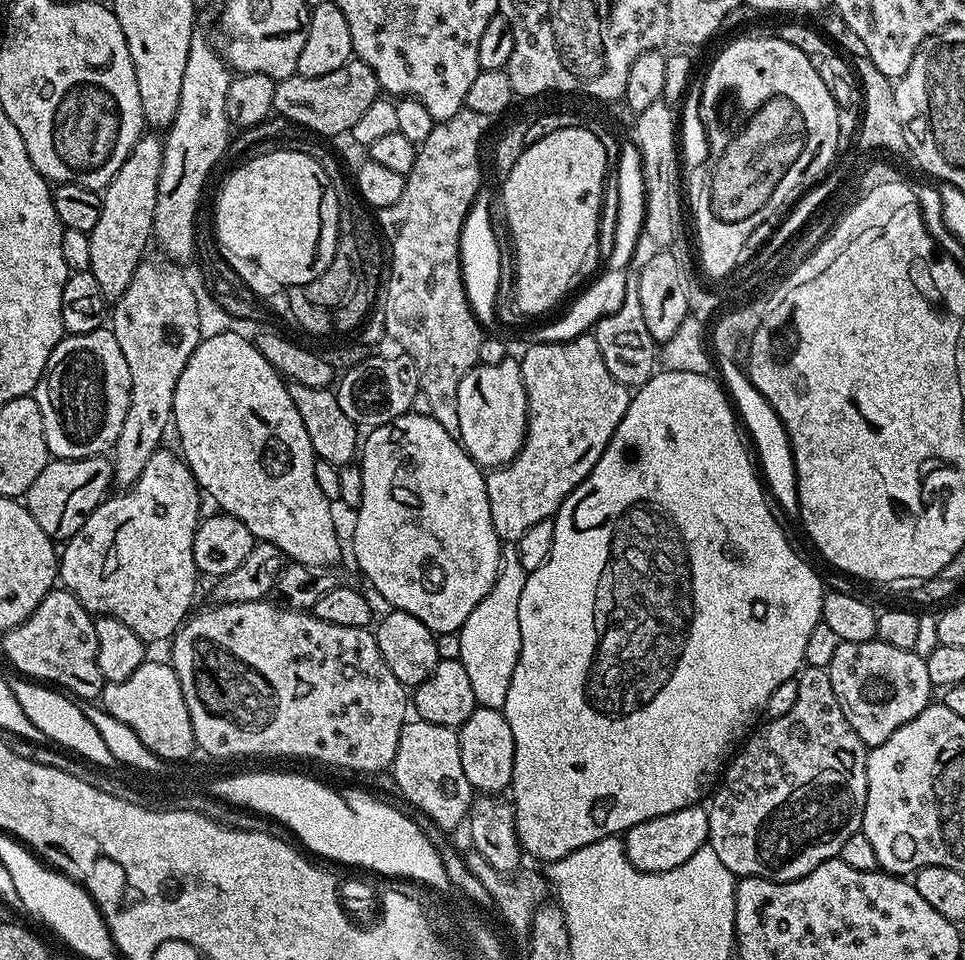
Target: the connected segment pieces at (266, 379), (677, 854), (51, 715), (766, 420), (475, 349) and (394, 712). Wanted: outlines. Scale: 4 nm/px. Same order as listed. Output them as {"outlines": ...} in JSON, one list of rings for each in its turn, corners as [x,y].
{"outlines":[[[[216,332],[213,336],[205,335],[200,345],[190,354],[190,362],[186,362],[186,370],[182,370],[182,378],[178,378],[178,386],[174,390],[174,406],[172,407],[172,424],[174,425],[174,436],[180,439],[179,455],[182,457],[192,476],[205,493],[212,495],[212,500],[219,511],[227,512],[228,515],[238,518],[250,530],[261,544],[273,544],[284,553],[289,561],[304,564],[306,567],[330,568],[339,565],[340,560],[340,536],[336,533],[336,520],[332,517],[333,501],[322,494],[322,486],[318,486],[316,477],[317,454],[311,446],[310,437],[306,434],[305,423],[298,414],[298,407],[290,398],[288,384],[283,376],[276,371],[270,362],[258,350],[258,346],[251,340],[247,340],[240,332]]],[[[693,806],[674,810],[674,814],[662,814],[623,833],[622,843],[626,858],[643,872],[665,872],[682,866],[686,858],[694,858],[700,848],[708,844],[708,810],[704,806]]],[[[28,678],[16,679],[20,680],[11,681],[14,698],[18,698],[18,706],[22,706],[22,714],[26,714],[26,718],[30,718],[30,722],[34,722],[38,730],[42,730],[45,741],[75,754],[97,769],[112,770],[117,767],[114,754],[110,754],[106,742],[102,742],[102,734],[94,730],[94,725],[87,720],[86,714],[82,714],[80,704],[71,695]]],[[[724,352],[720,356],[717,355],[716,362],[718,370],[720,368],[722,372],[720,376],[723,385],[750,440],[752,436],[753,441],[751,440],[751,443],[755,453],[756,450],[758,452],[756,458],[771,499],[777,504],[778,508],[780,506],[792,518],[797,517],[799,515],[799,504],[797,502],[796,467],[793,462],[792,444],[789,442],[781,419],[778,418],[773,407],[766,402],[765,396],[750,382],[745,369],[741,365],[738,366],[730,353]]],[[[466,107],[461,108],[458,114],[454,114],[454,118],[436,122],[433,129],[430,130],[429,137],[417,147],[414,166],[404,177],[402,198],[398,198],[398,202],[394,202],[394,206],[386,206],[379,209],[378,212],[378,228],[386,241],[387,251],[390,253],[390,268],[392,264],[392,273],[389,276],[387,273],[386,276],[388,297],[385,298],[384,305],[382,305],[382,311],[386,318],[386,330],[388,331],[387,339],[389,341],[397,340],[404,347],[401,348],[403,355],[412,359],[416,372],[420,376],[420,392],[426,394],[426,398],[430,401],[430,416],[436,419],[438,426],[442,426],[442,430],[446,430],[446,434],[455,437],[459,437],[460,434],[460,427],[458,426],[458,386],[462,386],[464,375],[480,363],[480,347],[486,339],[485,333],[467,302],[466,290],[463,286],[463,272],[460,269],[460,232],[463,229],[463,222],[467,218],[468,211],[471,210],[472,203],[475,201],[475,196],[482,189],[482,183],[480,183],[480,143],[484,140],[484,131],[487,130],[488,124],[490,124],[490,118],[486,114],[478,114]]],[[[255,600],[237,604],[216,604],[205,612],[197,611],[189,615],[170,641],[172,647],[170,663],[178,674],[182,698],[186,698],[186,710],[190,710],[190,726],[194,726],[197,749],[204,754],[209,749],[216,753],[297,752],[301,755],[319,756],[319,761],[329,769],[349,768],[352,772],[364,774],[391,769],[398,750],[398,738],[410,716],[410,696],[406,686],[398,682],[390,666],[386,666],[386,658],[382,658],[382,650],[378,650],[375,631],[354,626],[334,626],[334,622],[322,622],[313,616],[311,611],[296,611],[276,602],[268,603],[264,600]]]]}

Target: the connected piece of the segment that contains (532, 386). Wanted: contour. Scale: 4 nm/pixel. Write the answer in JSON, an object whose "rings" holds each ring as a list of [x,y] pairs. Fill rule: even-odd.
{"rings":[[[583,334],[574,337],[572,340],[557,343],[532,342],[530,344],[529,348],[524,352],[524,357],[519,357],[518,360],[520,379],[524,381],[524,389],[526,390],[526,398],[528,399],[528,429],[524,431],[520,453],[510,463],[503,464],[500,468],[491,469],[484,477],[484,481],[486,482],[486,498],[490,502],[490,522],[494,522],[494,530],[499,534],[501,541],[504,542],[518,541],[522,538],[522,534],[526,534],[526,530],[530,530],[530,526],[555,517],[564,499],[587,478],[590,470],[594,470],[598,458],[602,458],[602,454],[607,450],[614,430],[618,430],[618,422],[622,422],[622,418],[626,414],[630,399],[630,389],[622,382],[618,382],[614,378],[614,374],[610,374],[610,370],[606,370],[606,362],[602,358],[602,350],[598,350],[598,342],[595,335]]]}

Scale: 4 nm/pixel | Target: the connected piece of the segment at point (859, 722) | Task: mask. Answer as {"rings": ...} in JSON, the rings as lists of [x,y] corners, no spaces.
{"rings":[[[842,640],[838,650],[834,650],[834,658],[830,658],[827,668],[830,683],[834,685],[834,694],[842,706],[842,714],[846,714],[846,722],[858,734],[858,738],[869,749],[877,748],[894,730],[898,730],[906,722],[910,722],[933,699],[934,689],[930,682],[930,674],[926,674],[926,662],[913,650],[898,650],[898,646],[886,646],[881,640],[866,642],[846,642]]]}

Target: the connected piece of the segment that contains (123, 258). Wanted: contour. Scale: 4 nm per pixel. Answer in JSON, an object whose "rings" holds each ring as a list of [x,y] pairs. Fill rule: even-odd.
{"rings":[[[144,134],[130,150],[122,170],[103,189],[100,201],[102,214],[94,230],[88,233],[90,266],[98,286],[102,286],[105,301],[115,302],[126,294],[126,286],[134,279],[134,270],[146,259],[144,252],[153,243],[154,202],[158,202],[158,178],[162,170],[164,141],[159,135]]]}

